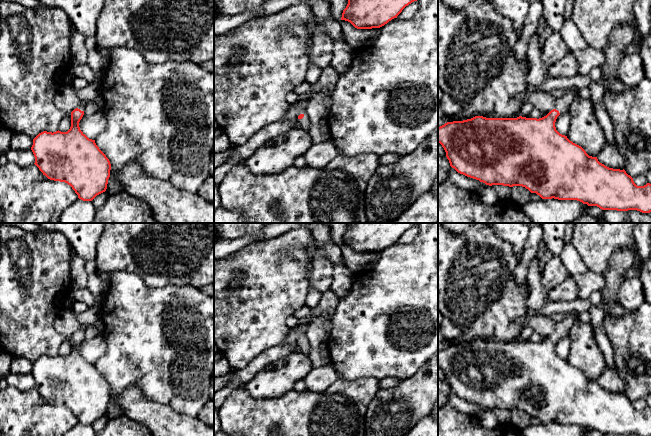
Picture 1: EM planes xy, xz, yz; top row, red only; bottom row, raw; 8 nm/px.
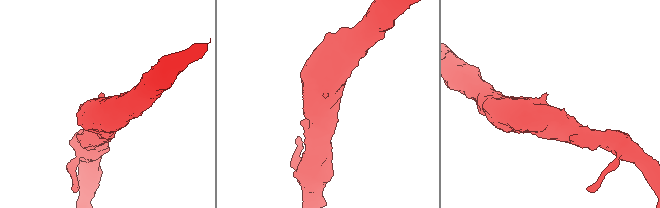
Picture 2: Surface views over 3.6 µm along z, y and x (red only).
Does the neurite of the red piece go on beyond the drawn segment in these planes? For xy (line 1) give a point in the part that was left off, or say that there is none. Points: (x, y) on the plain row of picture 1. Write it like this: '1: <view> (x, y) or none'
1: xy (82, 329)

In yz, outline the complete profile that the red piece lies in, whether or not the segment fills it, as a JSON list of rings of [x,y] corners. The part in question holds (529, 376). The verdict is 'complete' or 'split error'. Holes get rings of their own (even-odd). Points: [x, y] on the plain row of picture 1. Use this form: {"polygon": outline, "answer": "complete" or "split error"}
{"polygon": [[[570,312],[556,324],[556,329],[542,342],[486,342],[475,340],[463,345],[447,346],[438,351],[438,367],[446,376],[450,390],[458,397],[479,404],[486,409],[522,410],[542,423],[577,424],[602,434],[651,436],[651,408],[637,410],[633,402],[620,393],[613,393],[600,387],[597,381],[589,380],[579,369],[560,358],[555,351],[557,341],[568,336],[577,313]]], "answer": "split error"}

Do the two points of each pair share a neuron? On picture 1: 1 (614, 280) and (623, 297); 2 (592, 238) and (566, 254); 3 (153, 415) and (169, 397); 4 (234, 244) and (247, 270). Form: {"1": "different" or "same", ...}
{"1": "different", "2": "different", "3": "different", "4": "different"}

